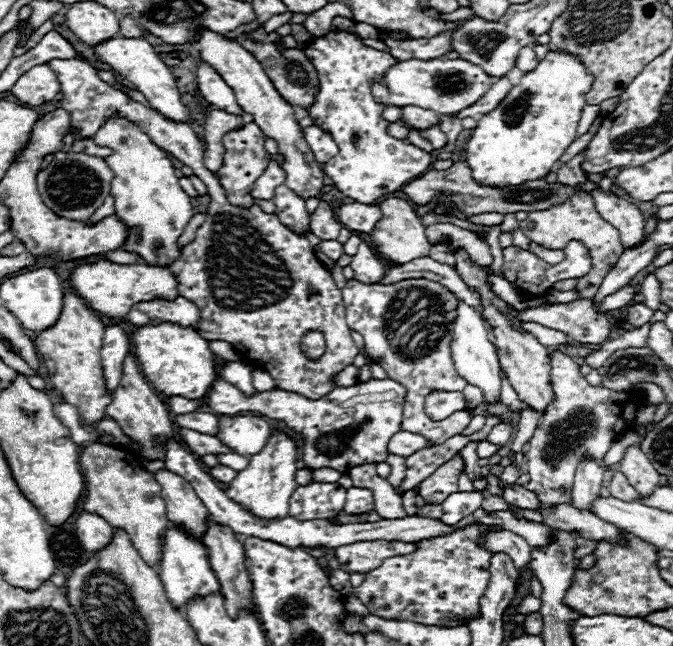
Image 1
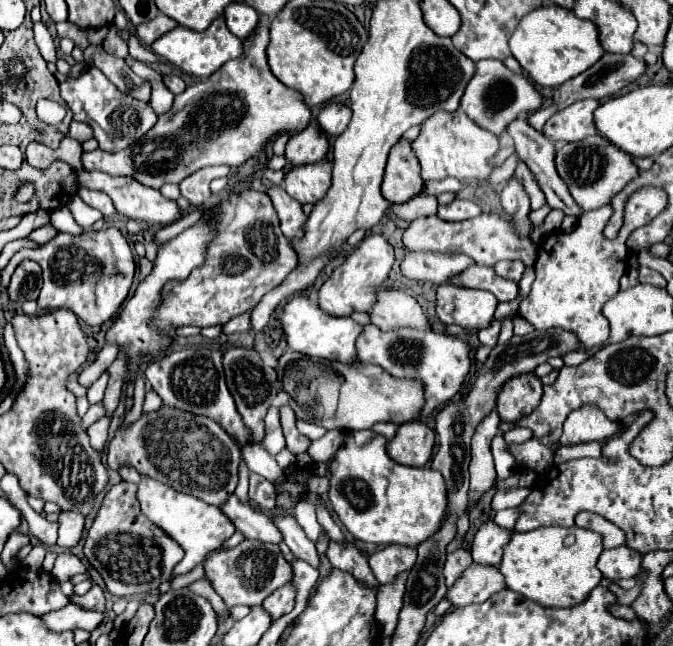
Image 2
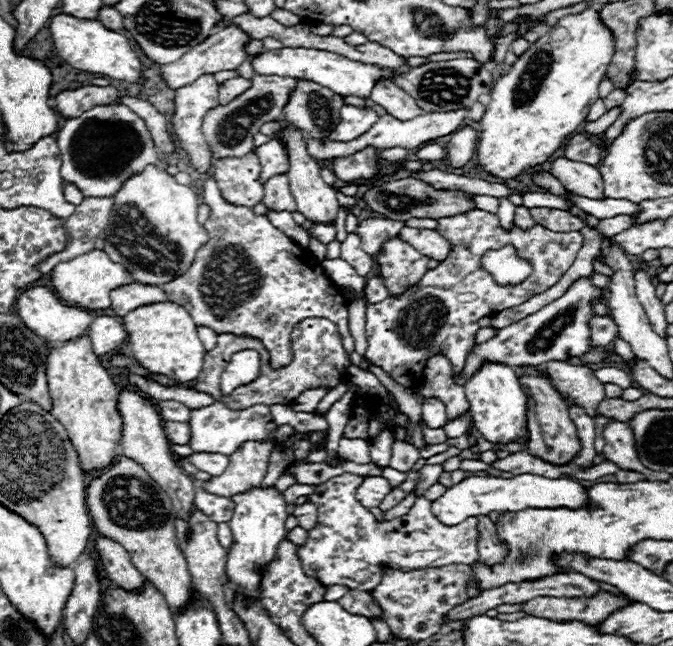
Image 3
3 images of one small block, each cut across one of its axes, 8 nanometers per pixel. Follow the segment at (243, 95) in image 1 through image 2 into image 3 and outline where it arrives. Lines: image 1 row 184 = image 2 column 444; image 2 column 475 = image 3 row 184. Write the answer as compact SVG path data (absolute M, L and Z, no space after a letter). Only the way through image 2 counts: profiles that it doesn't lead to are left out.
M288 124L286 128L280 128L276 132L276 136L280 136L280 140L284 140L284 148L288 148L290 168L288 168L286 174L288 174L288 180L290 180L290 188L294 192L298 212L302 212L312 222L330 222L330 220L334 220L338 210L340 210L338 200L336 200L336 190L322 180L322 176L320 176L322 166L316 160L312 160L312 156L308 156L304 132L300 132L292 124Z

